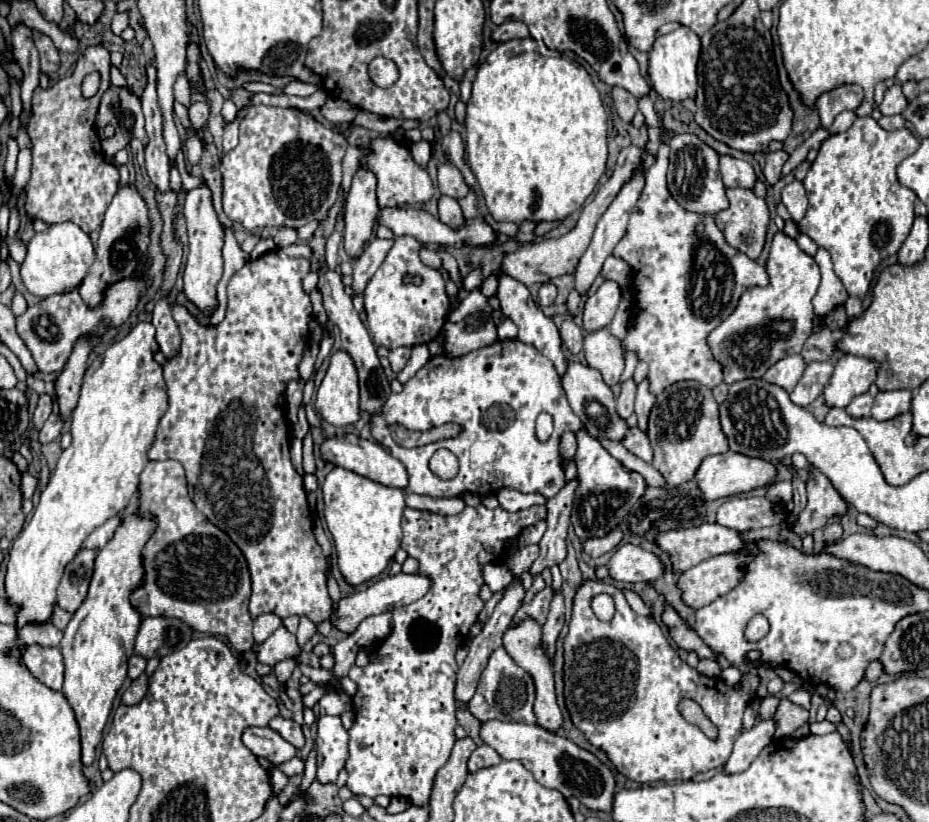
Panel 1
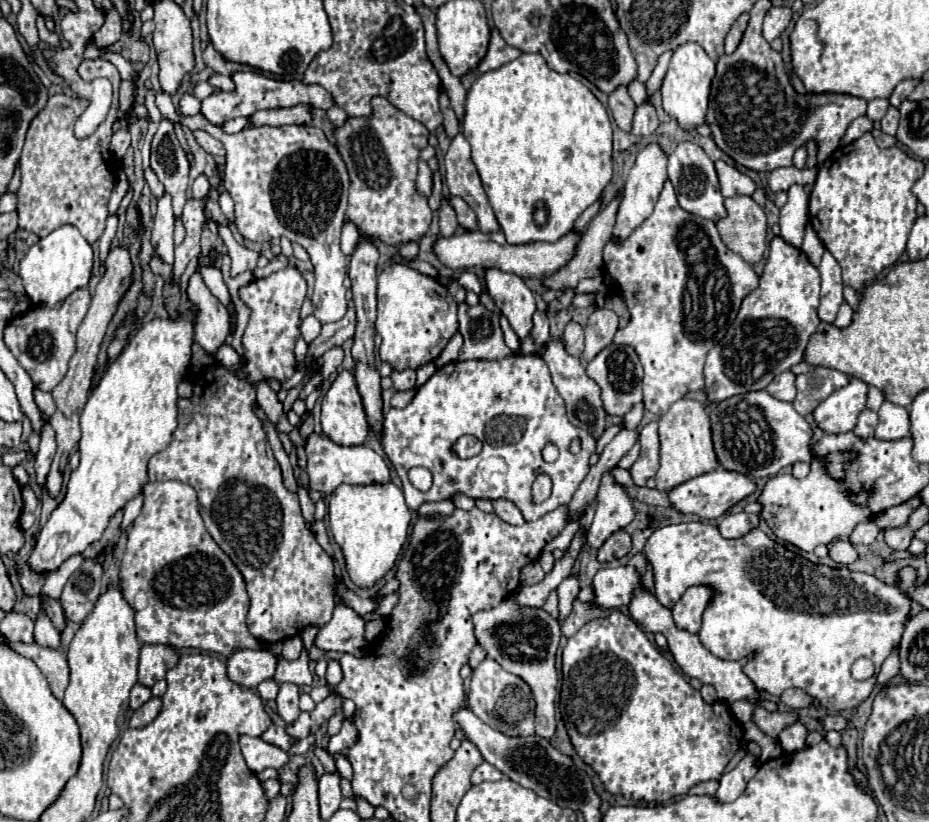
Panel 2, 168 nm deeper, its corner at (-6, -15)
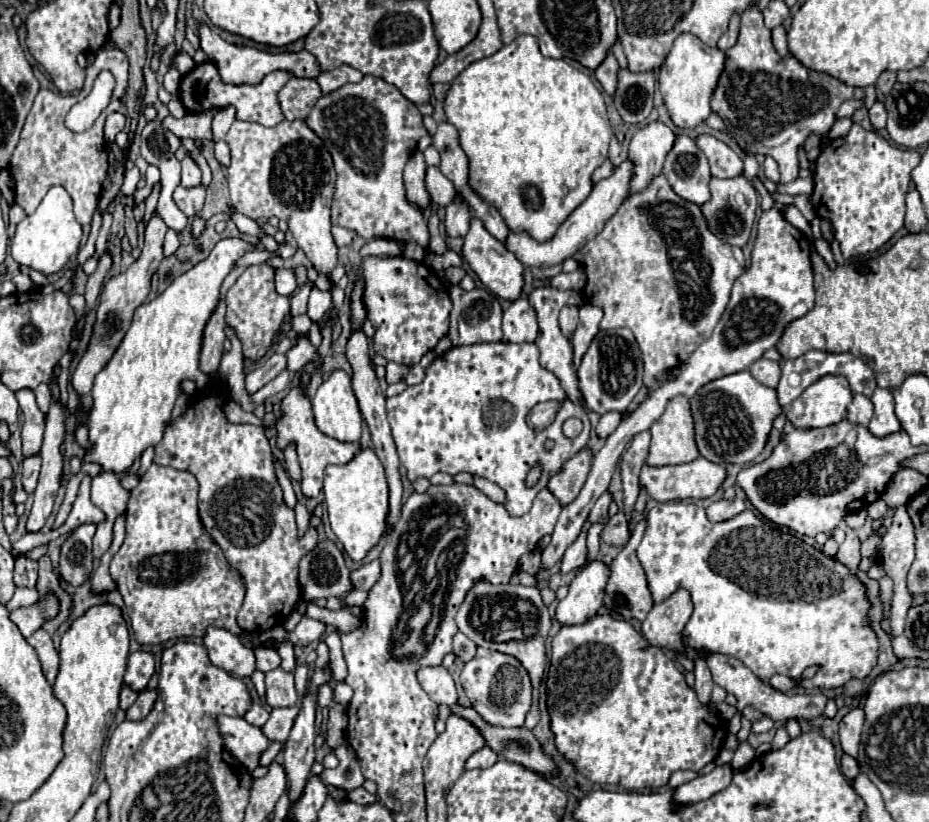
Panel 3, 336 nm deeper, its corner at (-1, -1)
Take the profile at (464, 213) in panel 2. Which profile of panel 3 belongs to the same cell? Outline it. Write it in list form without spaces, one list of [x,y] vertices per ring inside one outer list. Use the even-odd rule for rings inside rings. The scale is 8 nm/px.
[[[457,200],[451,202],[447,206],[447,214],[445,214],[445,230],[449,238],[457,238],[457,236],[465,236],[471,224],[471,210],[465,206],[465,202]]]

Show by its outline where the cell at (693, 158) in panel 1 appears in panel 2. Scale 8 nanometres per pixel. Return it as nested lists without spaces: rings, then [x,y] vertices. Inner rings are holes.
[[[682,142],[678,144],[678,148],[674,150],[674,154],[668,156],[668,178],[676,190],[678,202],[680,206],[700,218],[718,222],[726,216],[726,208],[724,208],[724,196],[720,192],[720,184],[718,184],[718,174],[714,168],[714,162],[706,156],[706,152],[692,142]]]

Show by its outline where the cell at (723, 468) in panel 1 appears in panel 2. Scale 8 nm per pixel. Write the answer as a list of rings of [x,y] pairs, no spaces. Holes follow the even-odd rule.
[[[718,468],[718,470],[700,474],[688,482],[676,486],[672,492],[668,492],[668,496],[670,496],[670,502],[674,504],[674,508],[678,508],[680,512],[698,514],[700,518],[714,520],[754,492],[756,492],[756,482],[750,476],[740,476],[740,472],[728,472],[724,468]]]

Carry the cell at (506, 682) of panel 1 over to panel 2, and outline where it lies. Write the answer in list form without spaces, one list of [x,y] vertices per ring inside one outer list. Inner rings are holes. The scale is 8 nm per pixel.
[[[492,658],[480,662],[480,666],[472,672],[472,684],[468,694],[468,708],[490,728],[506,734],[506,736],[532,736],[534,734],[534,700],[530,686],[522,678],[512,678],[500,664]]]

